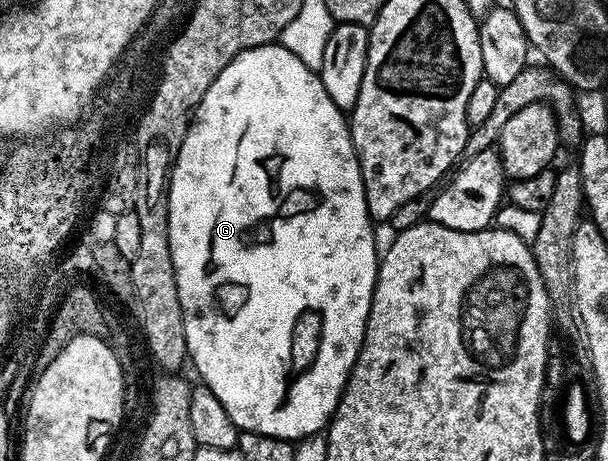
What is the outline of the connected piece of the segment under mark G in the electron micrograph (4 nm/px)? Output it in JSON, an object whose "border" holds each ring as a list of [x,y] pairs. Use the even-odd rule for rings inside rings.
{"border":[[[279,43],[242,51],[234,59],[230,59],[230,63],[226,63],[226,67],[222,67],[218,79],[214,79],[214,83],[210,83],[210,91],[206,91],[206,95],[200,100],[200,106],[196,108],[188,126],[186,139],[178,151],[176,162],[172,165],[172,171],[168,178],[168,226],[170,227],[170,255],[174,259],[178,299],[182,303],[188,356],[190,365],[193,365],[200,372],[199,380],[207,385],[210,391],[214,391],[214,395],[218,395],[218,403],[222,403],[222,407],[226,407],[226,415],[230,415],[230,419],[235,423],[236,428],[245,433],[261,433],[262,435],[277,437],[283,441],[299,443],[303,437],[312,437],[319,429],[321,432],[336,415],[340,397],[344,394],[348,376],[356,362],[360,345],[364,341],[364,328],[368,322],[372,293],[376,289],[378,249],[376,253],[376,233],[372,230],[374,222],[366,207],[366,191],[362,183],[362,171],[352,146],[352,131],[349,122],[346,120],[345,110],[339,109],[334,103],[334,99],[330,99],[330,95],[326,95],[326,87],[322,87],[320,74],[317,70],[306,67],[306,63],[302,63],[302,59],[298,59],[298,55],[294,55],[294,51],[286,51],[286,47]]]}

